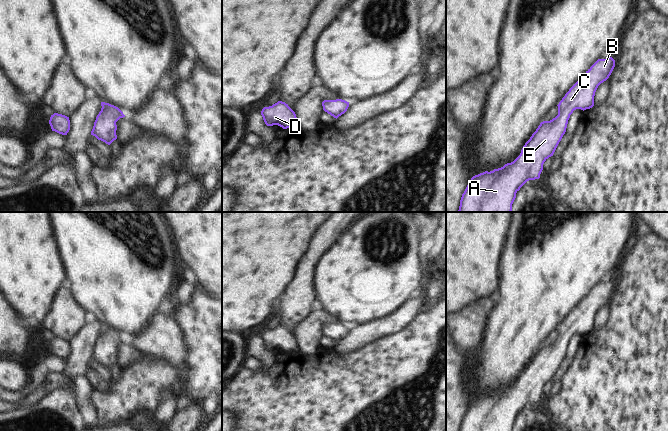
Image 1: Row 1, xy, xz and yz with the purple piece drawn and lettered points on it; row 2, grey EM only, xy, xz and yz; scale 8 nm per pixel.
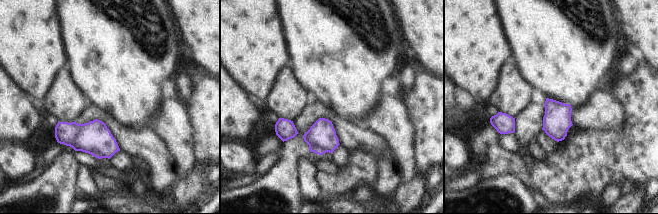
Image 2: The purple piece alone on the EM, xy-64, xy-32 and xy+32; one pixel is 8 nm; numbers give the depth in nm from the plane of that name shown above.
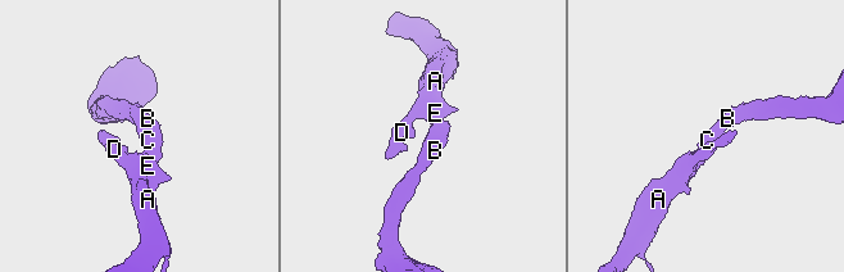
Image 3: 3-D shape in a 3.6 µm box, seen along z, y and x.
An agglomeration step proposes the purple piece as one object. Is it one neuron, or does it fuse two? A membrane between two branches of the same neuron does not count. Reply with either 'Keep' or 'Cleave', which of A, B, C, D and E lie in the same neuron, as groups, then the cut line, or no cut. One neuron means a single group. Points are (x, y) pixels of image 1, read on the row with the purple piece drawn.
Keep. Groups: A B C D E. No split.

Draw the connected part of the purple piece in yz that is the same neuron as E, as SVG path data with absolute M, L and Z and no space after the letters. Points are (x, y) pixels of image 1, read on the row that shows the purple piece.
M612 57L598 59L569 89L559 102L558 115L550 121L540 123L536 131L523 146L520 155L511 163L493 171L485 171L471 178L460 200L458 212L511 212L516 193L529 180L540 178L544 162L553 156L566 132L570 115L576 109L586 110L594 106L598 86L606 81L615 67Z

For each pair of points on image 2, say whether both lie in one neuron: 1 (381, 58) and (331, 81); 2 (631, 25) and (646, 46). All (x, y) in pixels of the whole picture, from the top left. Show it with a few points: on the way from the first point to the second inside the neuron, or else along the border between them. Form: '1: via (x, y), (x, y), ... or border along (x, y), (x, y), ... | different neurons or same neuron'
1: via (369, 58), (354, 58), (343, 69) | same neuron
2: via (636, 30), (646, 41) | same neuron

